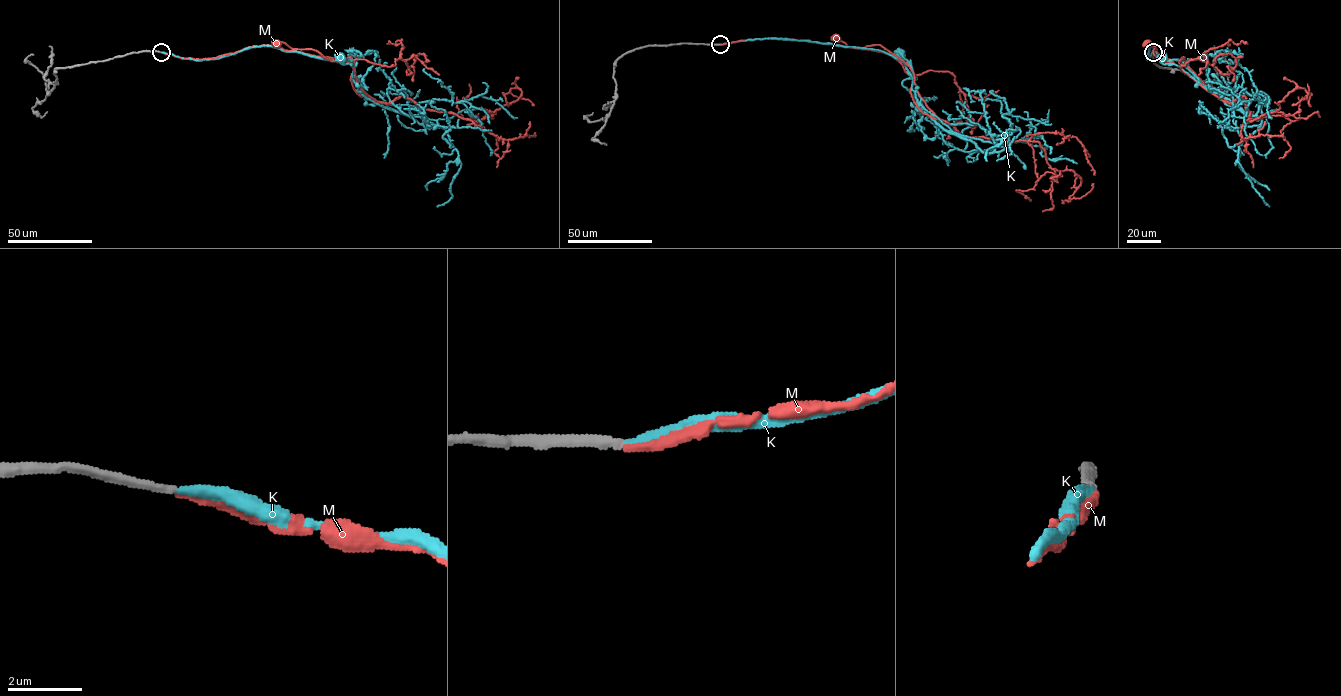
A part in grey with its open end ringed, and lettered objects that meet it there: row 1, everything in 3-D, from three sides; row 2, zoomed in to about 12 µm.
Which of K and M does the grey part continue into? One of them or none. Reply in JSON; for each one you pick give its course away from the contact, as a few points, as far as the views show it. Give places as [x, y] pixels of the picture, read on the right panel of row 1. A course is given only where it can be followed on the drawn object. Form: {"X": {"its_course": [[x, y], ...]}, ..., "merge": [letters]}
{"K": {"its_course": [[1153, 52], [1147, 60], [1151, 45], [1160, 59], [1185, 65], [1200, 84], [1178, 66], [1163, 64], [1162, 57]]}, "merge": ["K"]}

